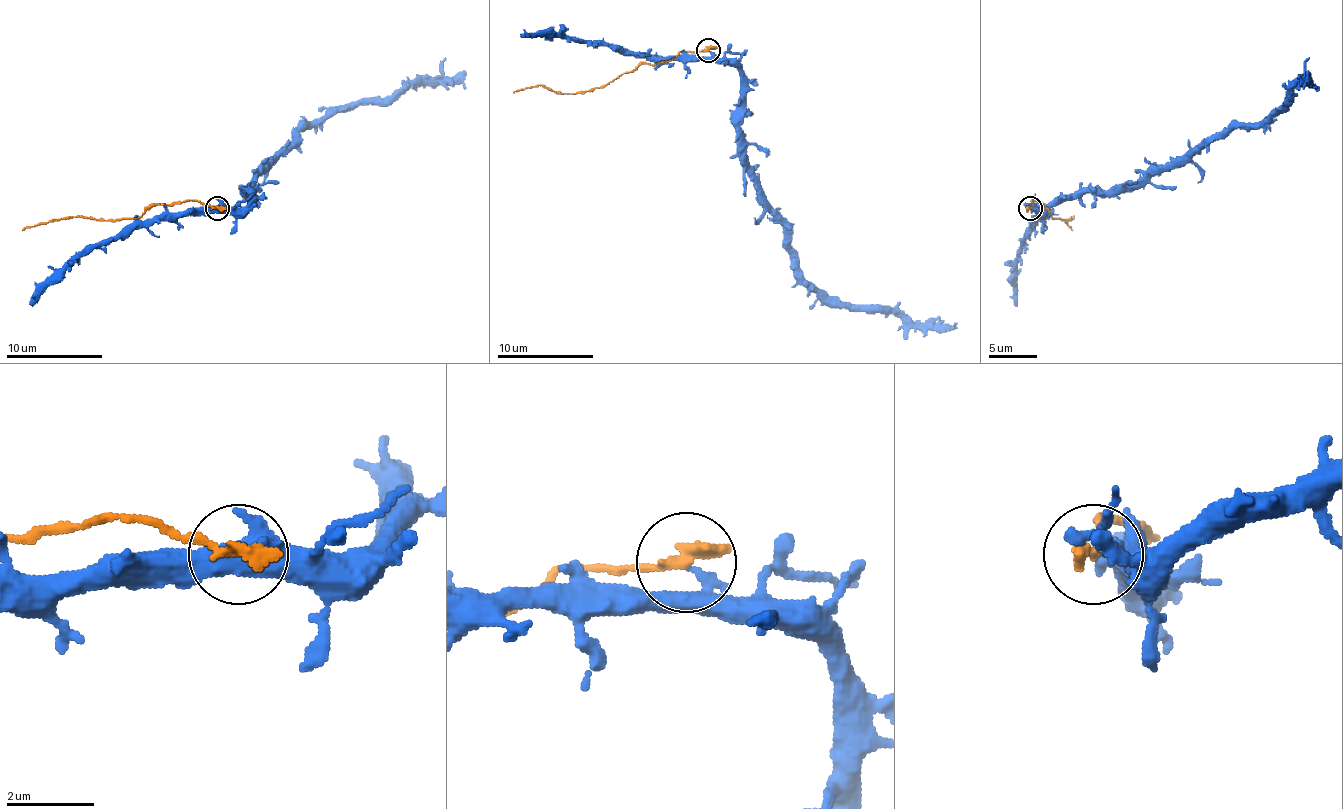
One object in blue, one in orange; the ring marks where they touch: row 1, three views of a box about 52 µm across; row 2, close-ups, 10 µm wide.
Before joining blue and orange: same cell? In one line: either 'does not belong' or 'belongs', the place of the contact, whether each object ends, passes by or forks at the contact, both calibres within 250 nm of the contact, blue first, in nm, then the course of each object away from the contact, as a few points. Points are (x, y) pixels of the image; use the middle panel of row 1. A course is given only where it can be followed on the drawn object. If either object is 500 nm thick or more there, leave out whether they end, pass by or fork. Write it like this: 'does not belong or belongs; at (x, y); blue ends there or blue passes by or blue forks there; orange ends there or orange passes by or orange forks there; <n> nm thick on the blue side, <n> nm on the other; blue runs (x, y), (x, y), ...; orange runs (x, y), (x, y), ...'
does not belong; at (708, 50); blue ends there; orange ends there; 280 nm thick on the blue side, 320 nm on the other; blue runs (708, 52), (740, 71), (740, 160), (783, 228), (795, 269), (844, 303), (957, 327); orange runs (708, 49), (679, 52), (667, 61), (643, 64), (597, 88), (578, 93), (556, 93), (539, 86), (513, 93)

